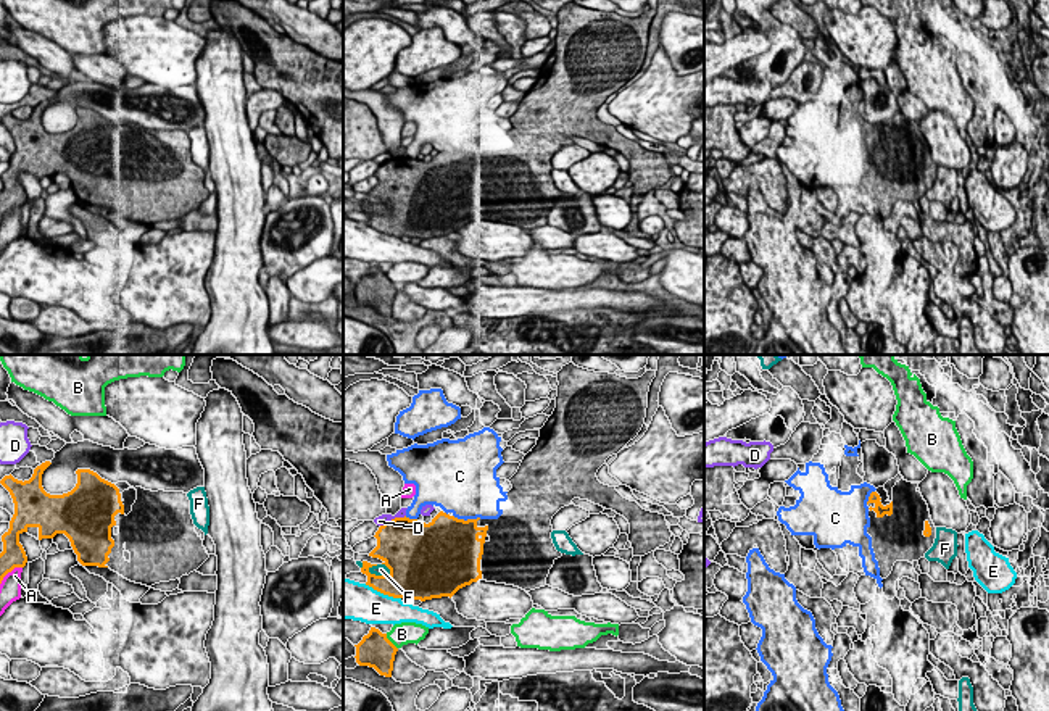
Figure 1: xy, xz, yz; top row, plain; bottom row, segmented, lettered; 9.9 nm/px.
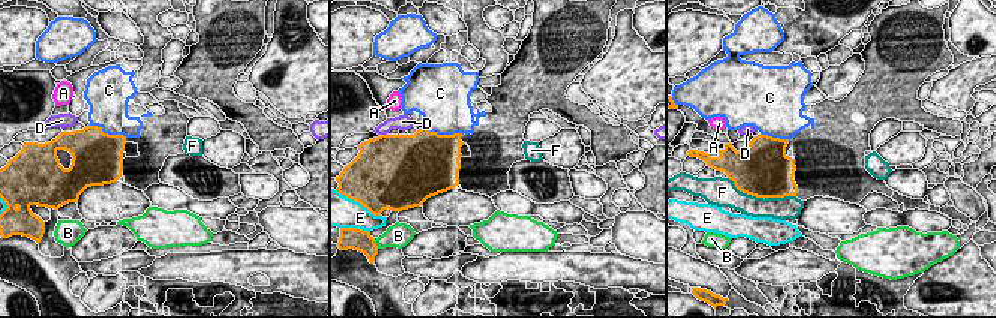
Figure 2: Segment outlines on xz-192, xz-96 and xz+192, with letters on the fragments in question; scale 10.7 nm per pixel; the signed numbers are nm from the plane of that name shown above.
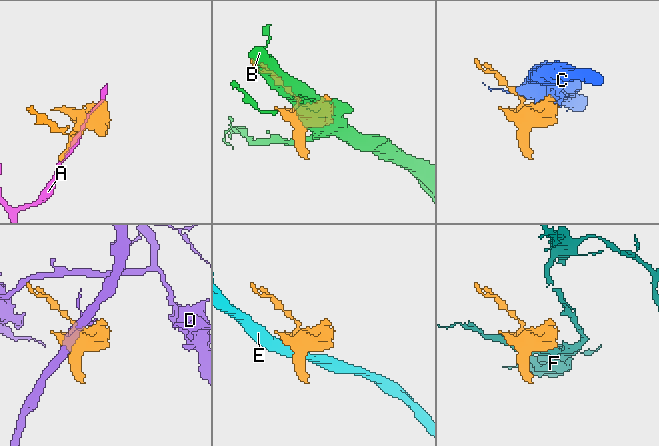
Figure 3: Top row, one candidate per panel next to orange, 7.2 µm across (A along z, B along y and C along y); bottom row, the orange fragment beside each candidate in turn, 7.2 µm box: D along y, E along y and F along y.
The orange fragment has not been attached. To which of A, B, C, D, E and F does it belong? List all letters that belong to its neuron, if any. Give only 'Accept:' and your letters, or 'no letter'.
Accept: no letter

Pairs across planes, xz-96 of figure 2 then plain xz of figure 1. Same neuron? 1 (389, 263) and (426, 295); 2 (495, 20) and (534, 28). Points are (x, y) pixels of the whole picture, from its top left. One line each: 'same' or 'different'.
1: different
2: different

